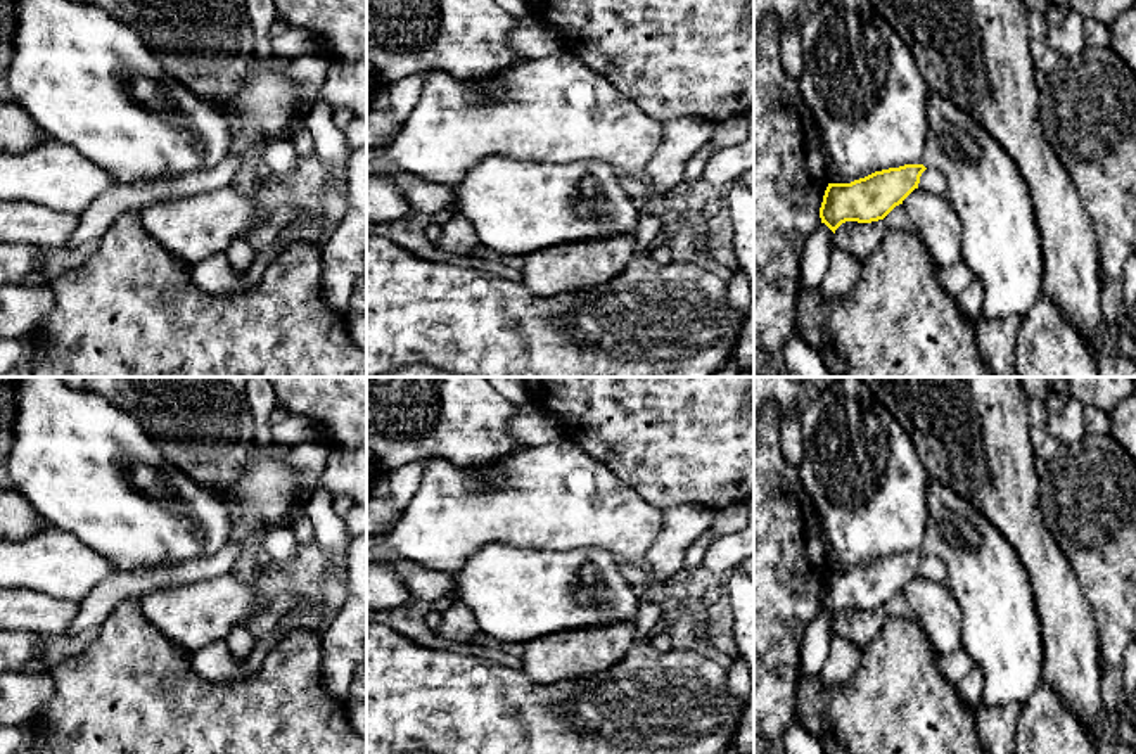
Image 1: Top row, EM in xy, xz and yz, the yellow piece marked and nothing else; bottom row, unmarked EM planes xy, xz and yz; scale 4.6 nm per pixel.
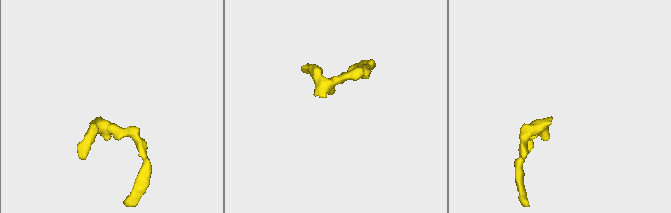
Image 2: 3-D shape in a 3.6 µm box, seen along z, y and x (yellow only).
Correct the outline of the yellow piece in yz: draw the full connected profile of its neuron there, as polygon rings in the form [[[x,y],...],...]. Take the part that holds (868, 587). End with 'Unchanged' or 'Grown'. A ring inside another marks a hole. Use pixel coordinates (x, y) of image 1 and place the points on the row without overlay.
[[[929,481],[927,534],[920,552],[875,559],[851,571],[828,571],[820,595],[821,610],[833,621],[846,609],[871,610],[884,607],[918,576],[925,557],[946,564],[946,585],[961,609],[961,650],[982,669],[982,704],[1003,707],[1025,704],[1043,683],[1044,640],[1037,617],[1036,593],[1024,562],[1008,540],[954,489]]]. Grown

